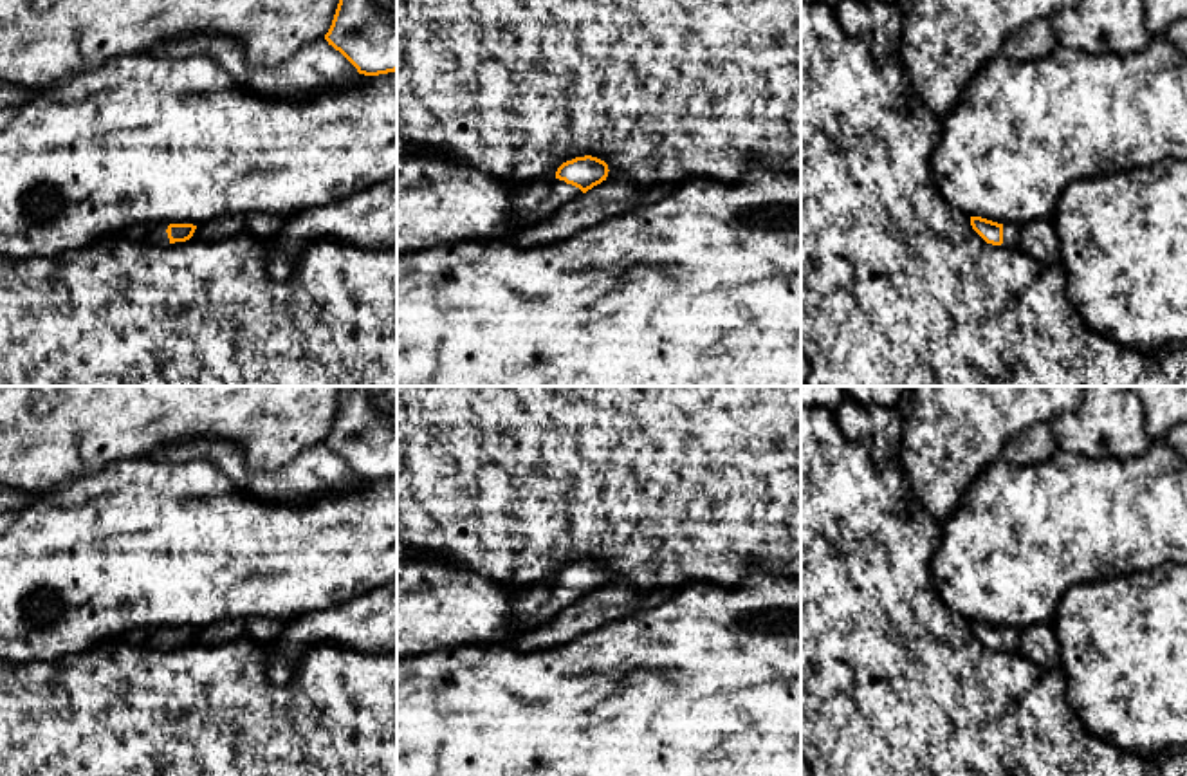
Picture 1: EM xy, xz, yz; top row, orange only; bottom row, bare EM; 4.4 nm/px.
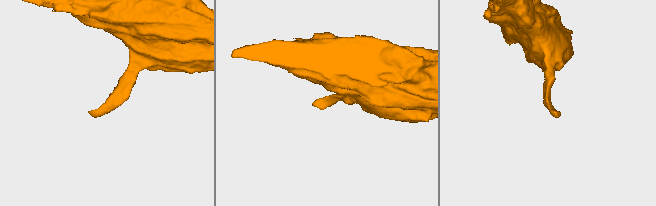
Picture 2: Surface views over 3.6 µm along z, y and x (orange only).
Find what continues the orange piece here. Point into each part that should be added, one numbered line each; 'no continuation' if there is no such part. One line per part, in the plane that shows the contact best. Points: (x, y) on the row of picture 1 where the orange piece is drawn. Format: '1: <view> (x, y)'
1: xz (533, 204)

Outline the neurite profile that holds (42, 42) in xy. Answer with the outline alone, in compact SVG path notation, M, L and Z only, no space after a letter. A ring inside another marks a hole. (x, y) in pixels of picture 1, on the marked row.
M0 0L0 79L41 88L188 36L235 40L251 67L276 67L325 38L339 0Z

